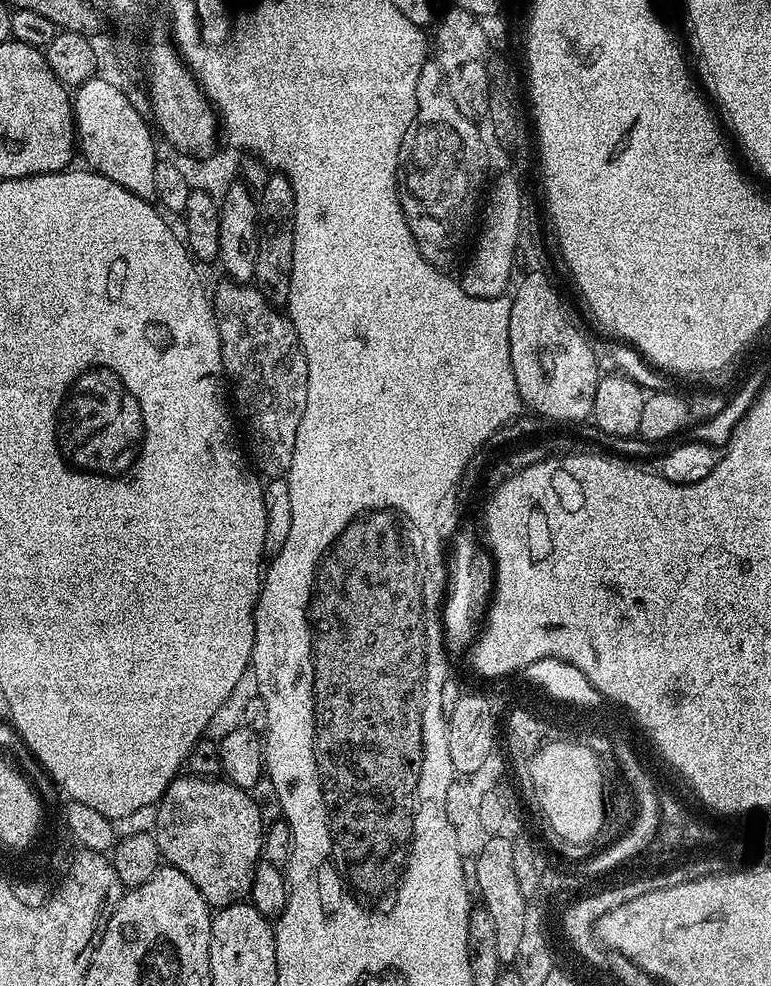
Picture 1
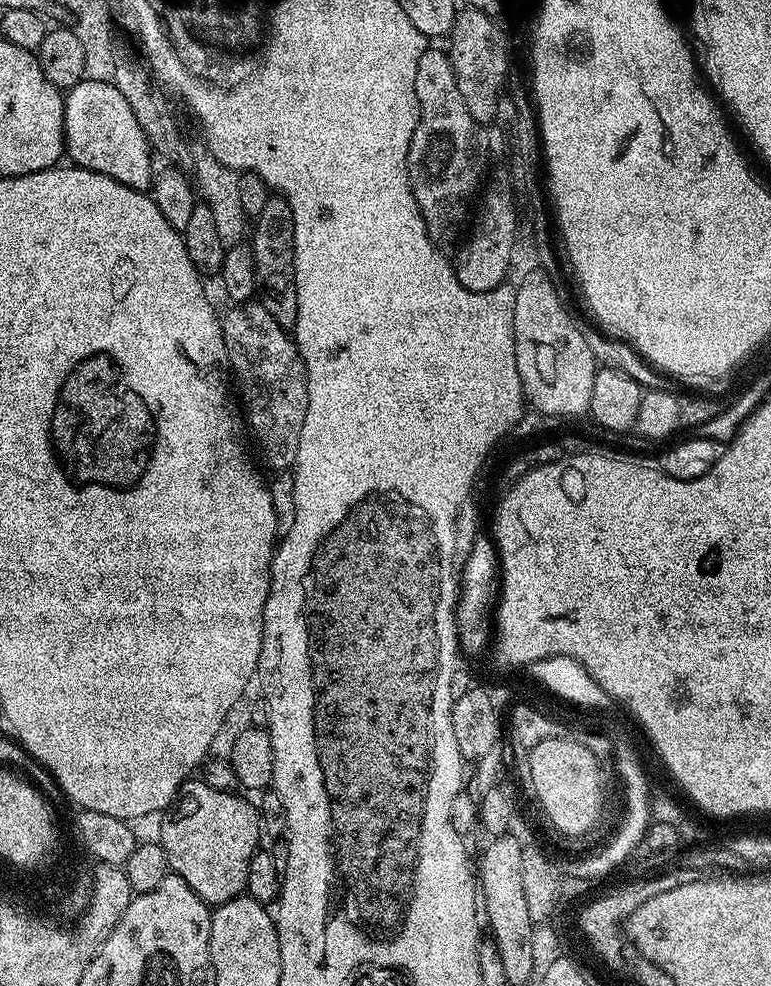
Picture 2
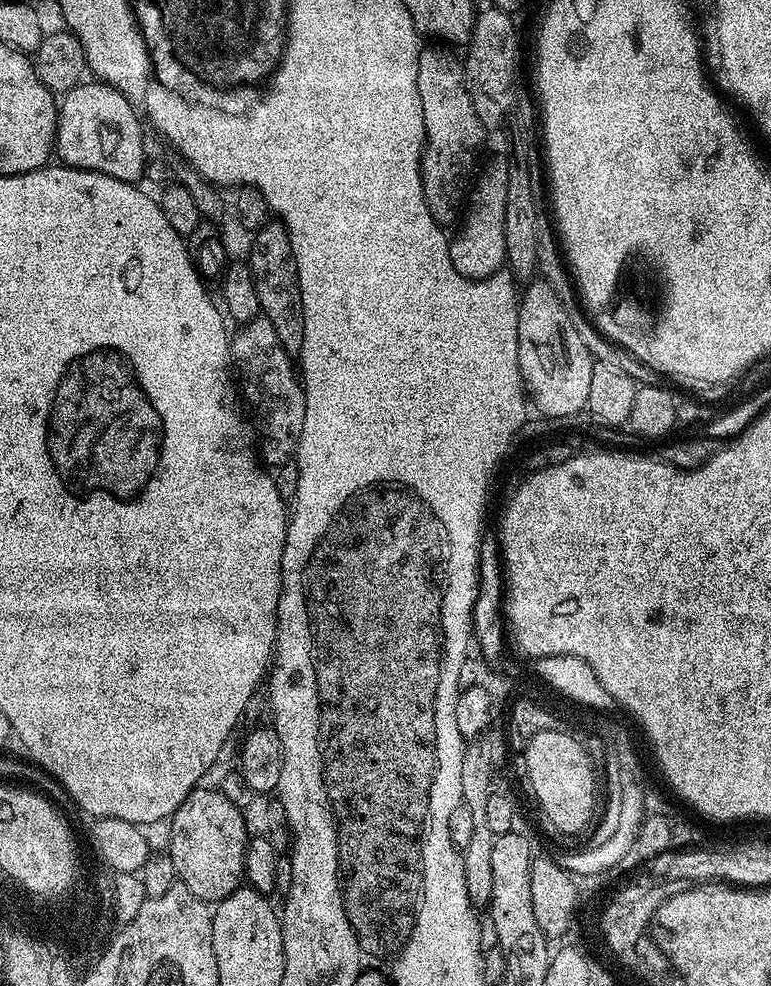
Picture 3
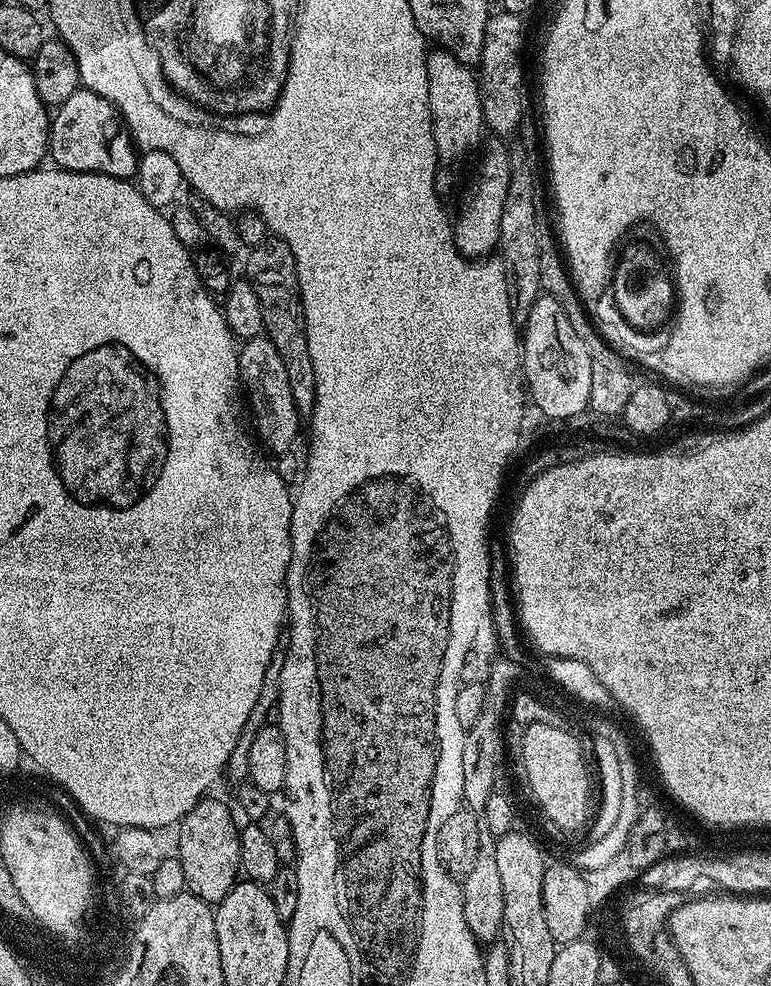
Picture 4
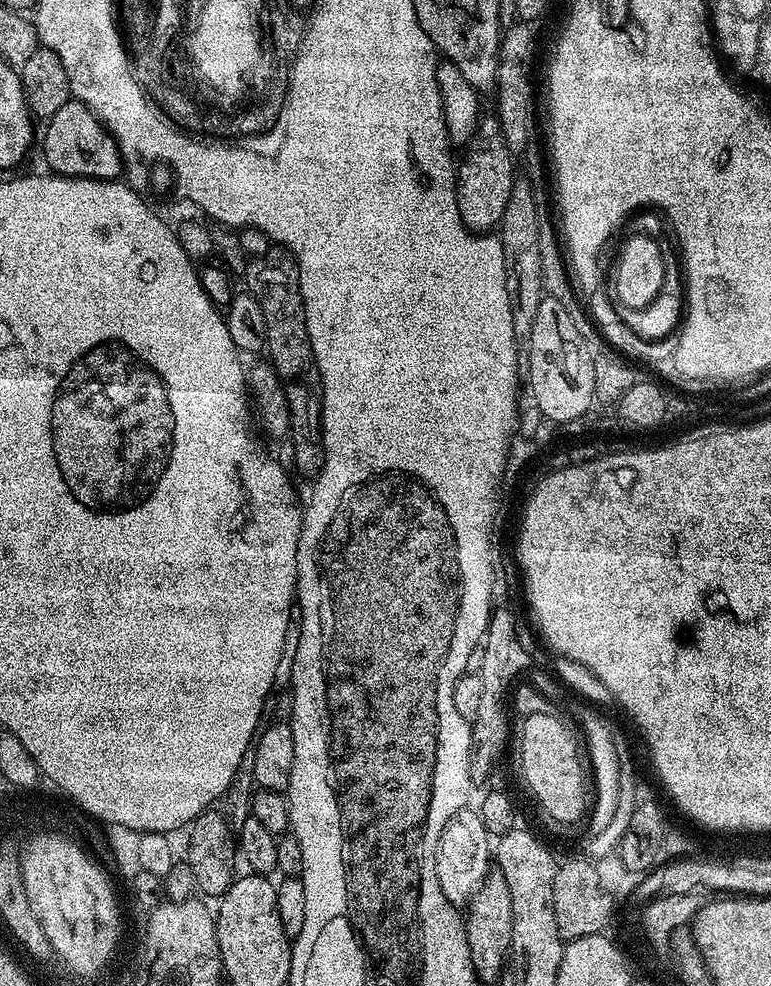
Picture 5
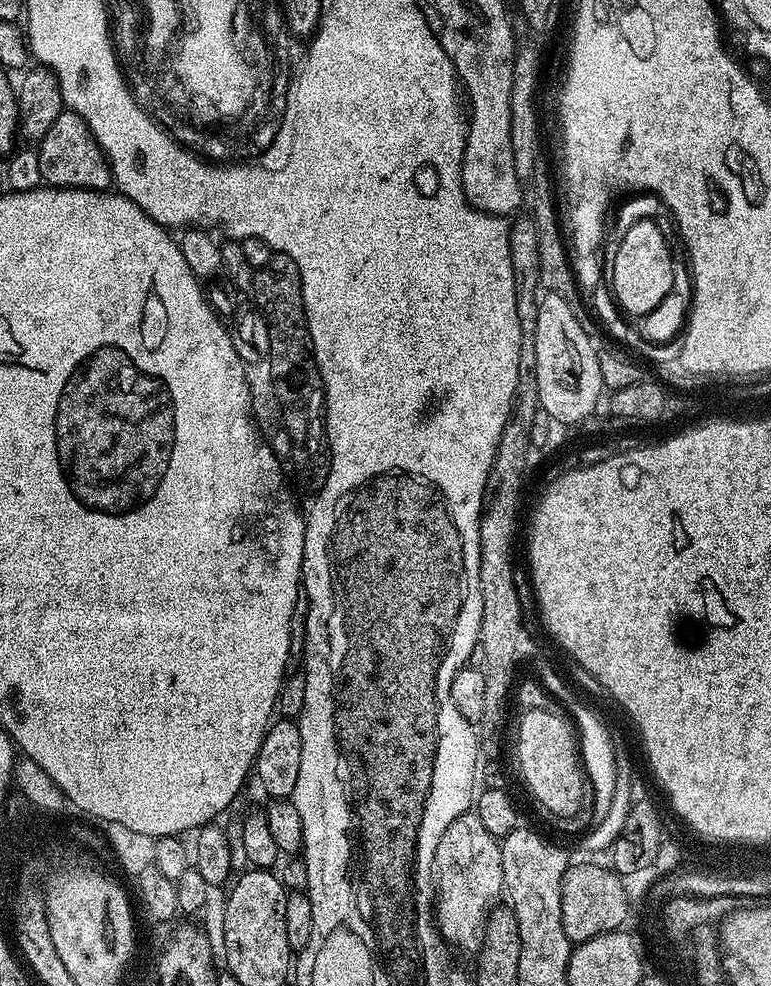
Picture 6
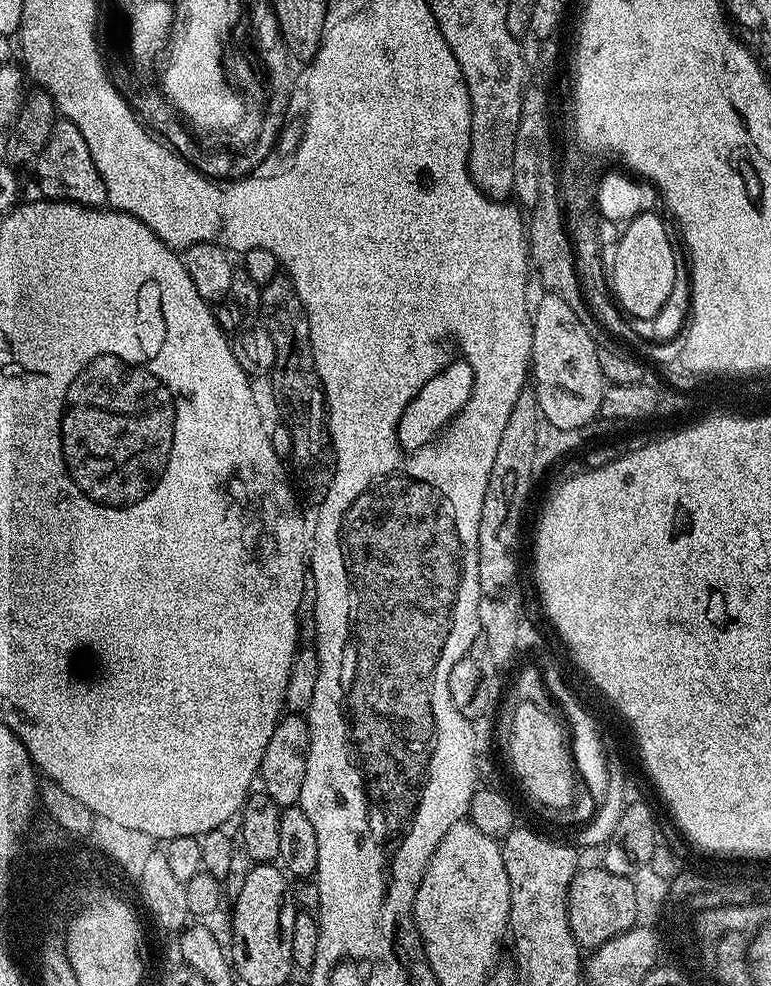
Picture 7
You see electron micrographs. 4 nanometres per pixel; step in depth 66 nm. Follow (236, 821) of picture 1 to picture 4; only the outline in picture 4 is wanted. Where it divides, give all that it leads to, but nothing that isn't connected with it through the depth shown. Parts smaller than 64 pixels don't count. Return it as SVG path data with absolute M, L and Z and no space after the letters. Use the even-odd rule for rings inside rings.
M201 798L178 825L182 874L187 891L207 904L217 905L238 882L240 866L240 828L223 799Z

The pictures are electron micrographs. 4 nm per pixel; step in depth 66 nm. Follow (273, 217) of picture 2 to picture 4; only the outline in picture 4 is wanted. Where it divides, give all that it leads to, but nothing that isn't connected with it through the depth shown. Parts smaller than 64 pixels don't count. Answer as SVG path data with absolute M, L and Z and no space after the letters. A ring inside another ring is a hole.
M267 238L253 247L249 254L246 279L252 284L262 308L263 331L272 339L274 350L278 350L283 364L286 365L286 374L290 378L291 391L294 394L294 406L298 406L301 417L311 417L316 401L314 362L310 362L310 346L306 342L304 307L300 297L300 271L290 246L282 239Z

